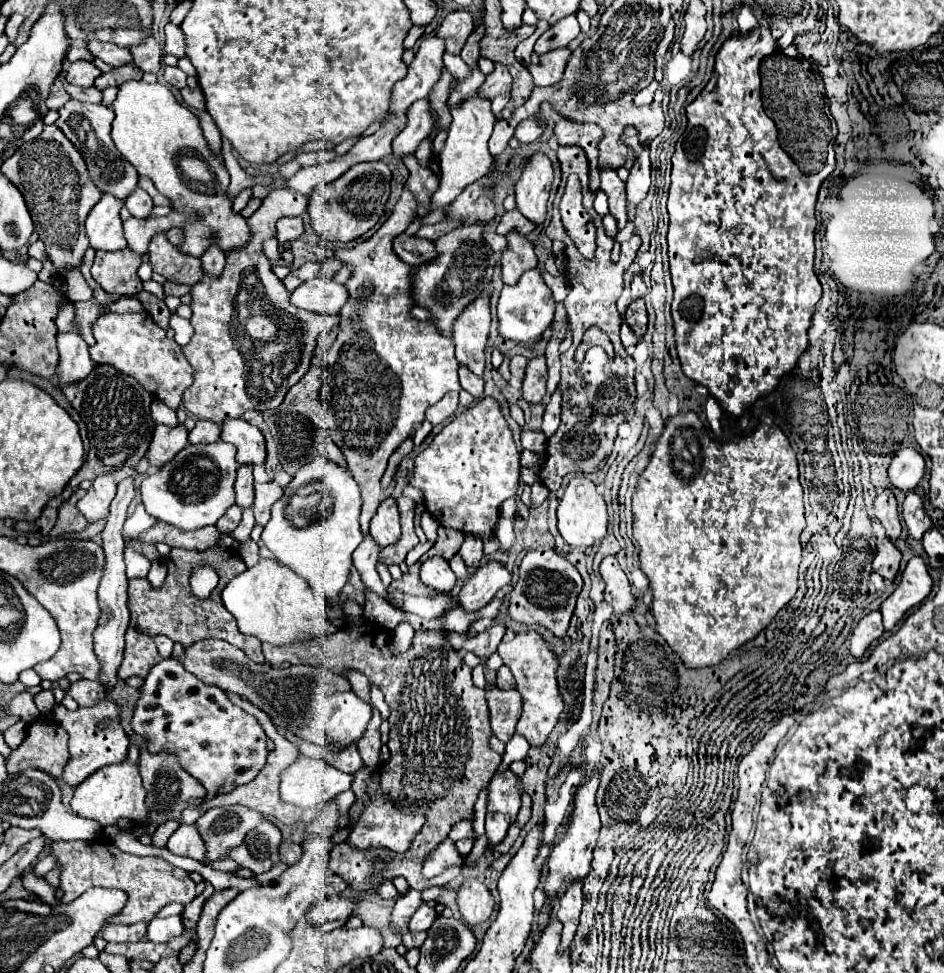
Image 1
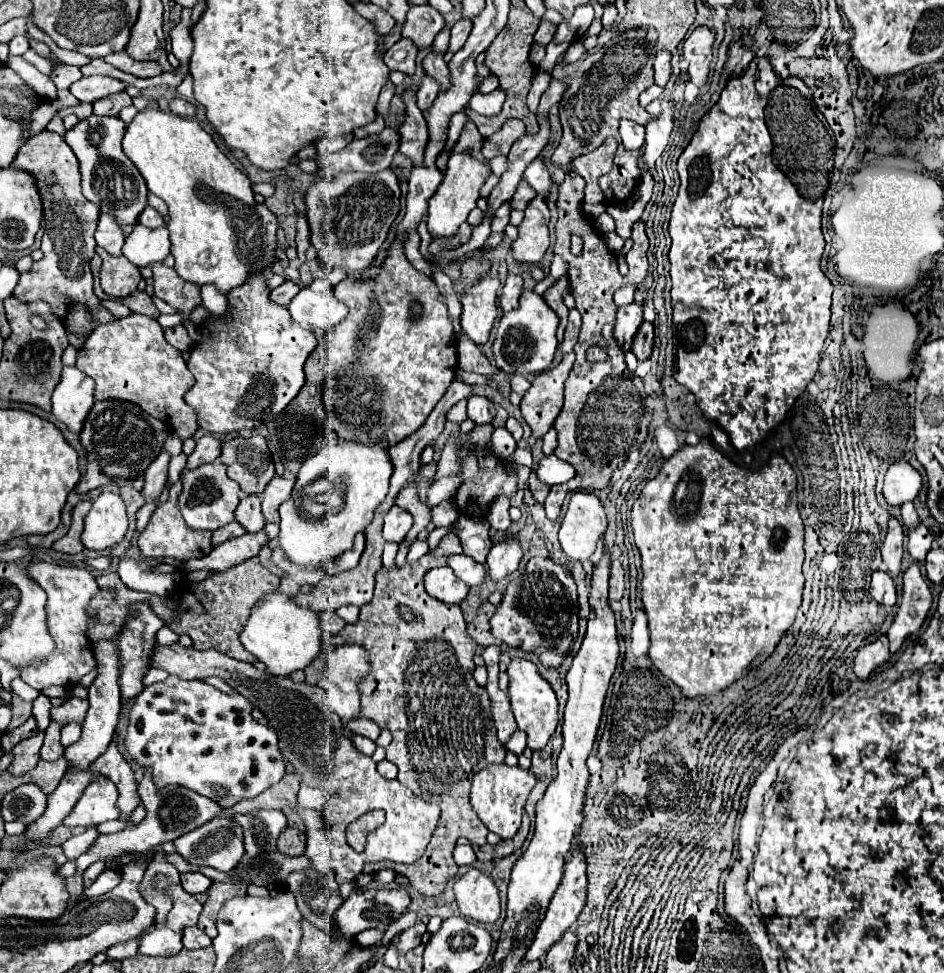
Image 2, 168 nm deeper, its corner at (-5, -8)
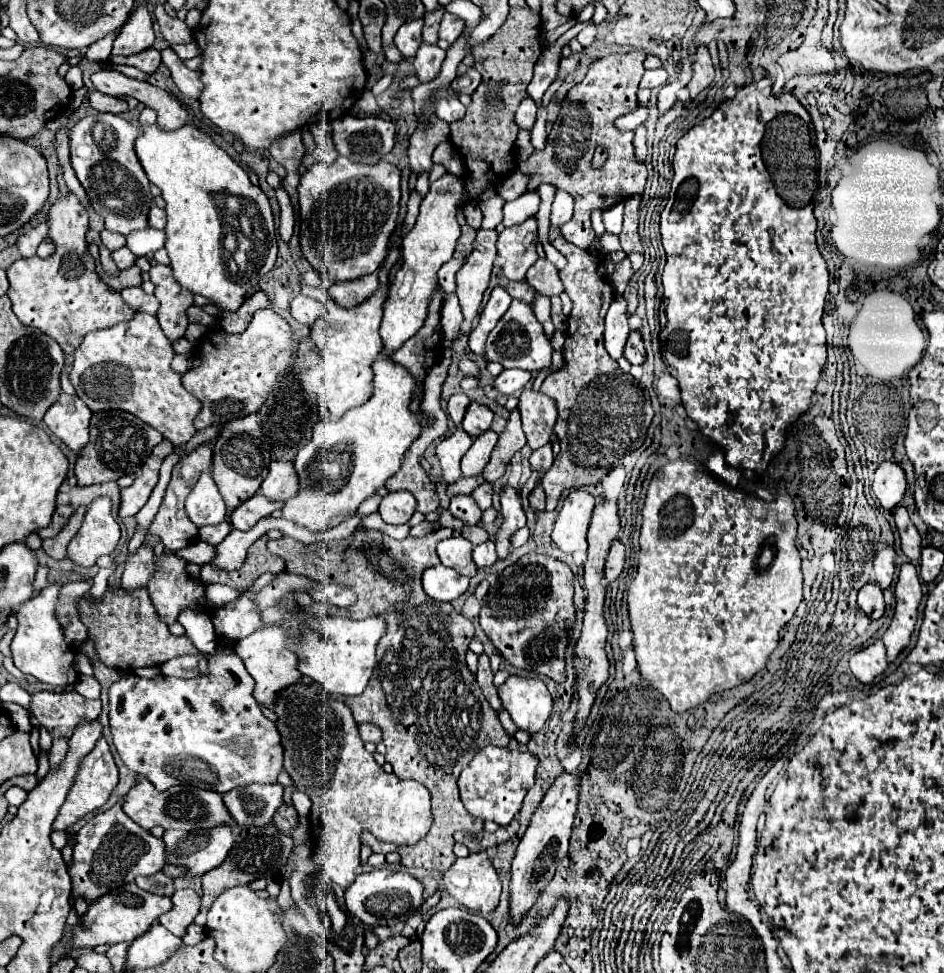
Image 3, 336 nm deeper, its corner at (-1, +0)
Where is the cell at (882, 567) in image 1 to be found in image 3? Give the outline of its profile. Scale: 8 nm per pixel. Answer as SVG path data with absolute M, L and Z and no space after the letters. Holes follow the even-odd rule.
M866 584L864 588L860 588L860 592L858 592L858 608L870 620L878 620L884 614L882 590L878 590L878 586L874 586L874 584Z

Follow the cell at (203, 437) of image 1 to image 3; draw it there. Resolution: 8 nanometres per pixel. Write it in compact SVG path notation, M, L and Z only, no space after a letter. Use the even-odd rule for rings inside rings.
M202 446L202 448L196 448L194 452L182 456L180 462L172 470L172 480L166 488L160 510L158 510L158 514L156 514L156 518L150 526L150 534L160 536L160 540L166 544L166 548L170 548L172 552L176 552L180 548L186 548L186 546L190 546L198 540L198 528L194 526L194 522L190 522L190 518L186 514L186 508L184 508L184 502L186 502L186 496L190 494L192 486L200 478L200 474L208 472L210 466L212 466L212 450L210 450L210 446Z

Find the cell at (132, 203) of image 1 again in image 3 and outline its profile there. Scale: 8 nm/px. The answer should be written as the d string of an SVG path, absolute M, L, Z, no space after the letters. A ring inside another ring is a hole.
M152 204L150 214L148 214L148 222L150 222L152 228L156 228L156 230L164 230L164 226L166 226L166 212L164 212L162 208L158 208L156 204Z

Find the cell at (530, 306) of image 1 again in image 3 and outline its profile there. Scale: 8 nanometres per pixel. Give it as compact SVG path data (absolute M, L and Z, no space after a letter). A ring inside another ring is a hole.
M514 300L508 312L498 320L496 328L490 332L486 342L486 356L490 362L500 362L504 368L524 368L530 372L538 372L542 368L552 366L552 346L544 336L540 322L534 316L534 310L518 300Z

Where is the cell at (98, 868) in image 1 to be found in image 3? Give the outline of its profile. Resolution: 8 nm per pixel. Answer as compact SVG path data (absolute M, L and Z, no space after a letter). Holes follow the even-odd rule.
M176 890L172 896L174 908L166 914L162 914L158 920L162 926L166 926L172 934L176 936L184 936L186 928L194 922L198 910L200 910L200 896L192 890Z

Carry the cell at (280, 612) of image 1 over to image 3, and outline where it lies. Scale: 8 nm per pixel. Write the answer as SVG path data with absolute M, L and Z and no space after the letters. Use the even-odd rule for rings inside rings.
M264 626L260 630L256 630L254 634L250 634L248 638L236 642L234 650L236 654L242 658L246 672L256 680L256 688L254 688L254 698L258 700L260 706L264 708L274 708L278 692L282 692L284 688L298 684L302 674L296 670L296 654L290 652L286 648L286 644L290 644L290 640L286 638L286 630L282 630L282 626Z

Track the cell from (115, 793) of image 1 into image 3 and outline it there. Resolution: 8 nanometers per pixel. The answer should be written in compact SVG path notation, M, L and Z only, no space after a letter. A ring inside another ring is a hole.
M102 736L96 742L94 750L90 754L86 754L86 758L82 758L78 772L76 772L76 778L74 778L74 784L70 786L70 790L66 794L66 802L62 804L62 810L58 812L58 816L54 820L54 830L66 830L72 824L76 824L82 816L86 816L88 812L104 806L110 798L110 792L116 788L116 784L118 784L118 768L114 764L110 748Z

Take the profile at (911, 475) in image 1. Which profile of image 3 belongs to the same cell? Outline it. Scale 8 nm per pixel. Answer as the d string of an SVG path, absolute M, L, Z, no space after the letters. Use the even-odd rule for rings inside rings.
M884 462L876 468L872 490L884 510L894 510L906 492L904 470L894 462Z

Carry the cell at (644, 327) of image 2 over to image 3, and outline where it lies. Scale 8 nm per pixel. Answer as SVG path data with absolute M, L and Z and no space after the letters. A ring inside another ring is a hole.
M632 332L628 336L626 348L624 348L624 356L630 364L642 364L646 360L646 350L644 350L644 342L642 336L638 332Z

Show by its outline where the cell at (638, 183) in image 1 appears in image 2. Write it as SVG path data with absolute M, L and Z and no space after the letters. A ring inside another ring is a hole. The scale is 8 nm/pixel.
M666 104L664 112L654 122L646 124L646 142L642 150L642 164L650 174L654 174L654 162L664 152L670 132L672 132L672 110L670 110L670 104Z

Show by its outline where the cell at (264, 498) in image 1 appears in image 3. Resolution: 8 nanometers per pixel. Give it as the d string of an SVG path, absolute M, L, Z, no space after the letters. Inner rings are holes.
M272 462L270 472L260 486L260 494L270 500L288 500L298 494L298 474L292 462ZM274 492L290 492L290 494L274 494Z

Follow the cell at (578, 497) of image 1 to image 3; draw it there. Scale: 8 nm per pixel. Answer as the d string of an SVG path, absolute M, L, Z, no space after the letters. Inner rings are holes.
M580 488L568 494L552 530L552 540L562 552L586 552L586 530L592 518L594 504L594 496Z

